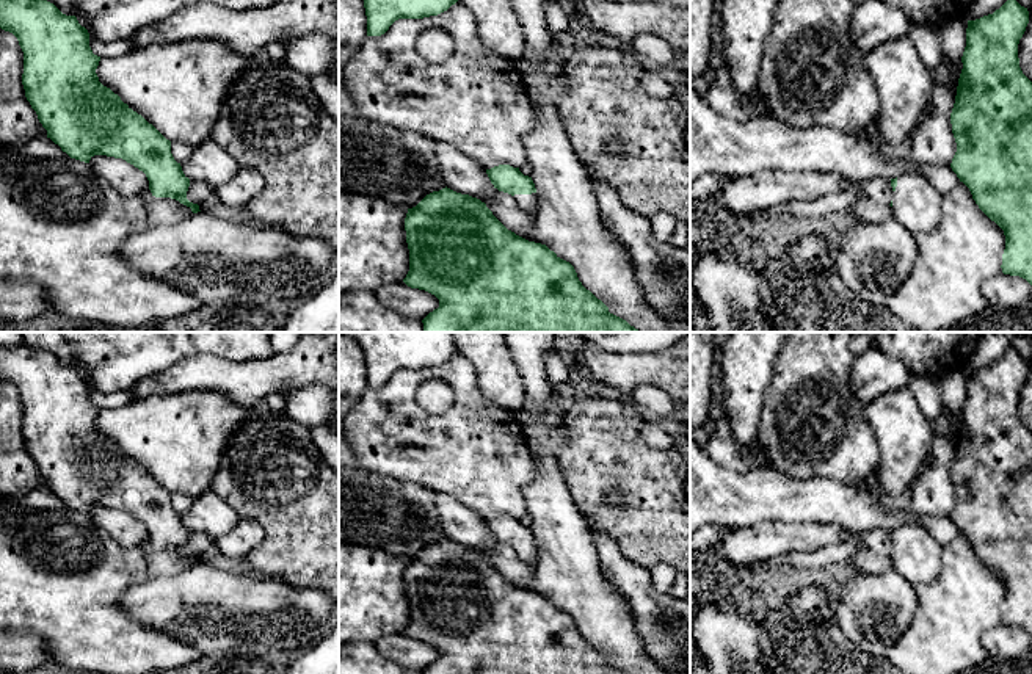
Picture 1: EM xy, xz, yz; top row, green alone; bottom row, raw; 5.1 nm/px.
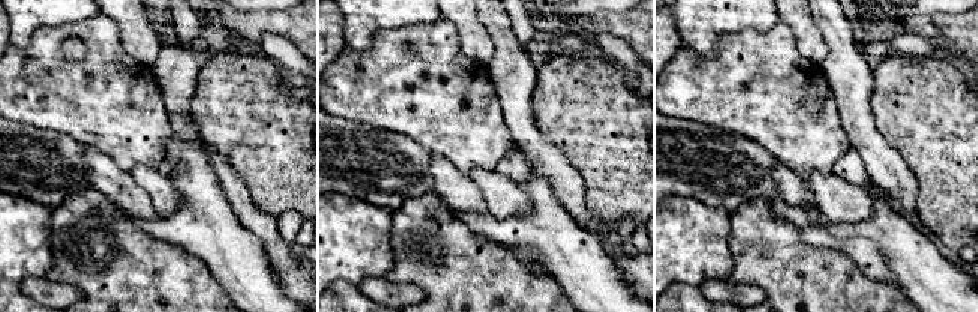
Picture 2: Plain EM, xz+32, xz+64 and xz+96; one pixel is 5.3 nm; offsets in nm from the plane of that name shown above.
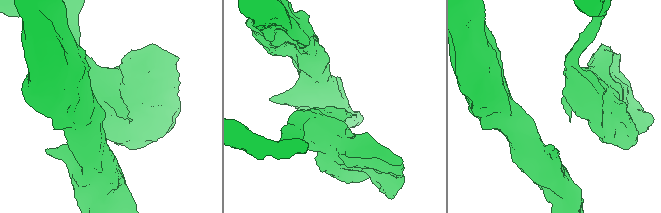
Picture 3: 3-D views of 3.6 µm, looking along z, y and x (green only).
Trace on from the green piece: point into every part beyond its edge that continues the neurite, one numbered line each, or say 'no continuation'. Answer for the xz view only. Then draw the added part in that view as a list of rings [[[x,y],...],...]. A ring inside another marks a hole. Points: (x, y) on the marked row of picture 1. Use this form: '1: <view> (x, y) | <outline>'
1: xz (529, 202) | [[[532,193],[532,194],[514,194],[513,196],[516,199],[516,202],[519,204],[519,207],[530,213],[530,215],[536,215],[538,212],[538,194]]]

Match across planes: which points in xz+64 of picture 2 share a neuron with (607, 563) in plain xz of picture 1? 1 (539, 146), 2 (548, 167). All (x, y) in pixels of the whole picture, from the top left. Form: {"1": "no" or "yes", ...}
{"1": "yes", "2": "yes"}

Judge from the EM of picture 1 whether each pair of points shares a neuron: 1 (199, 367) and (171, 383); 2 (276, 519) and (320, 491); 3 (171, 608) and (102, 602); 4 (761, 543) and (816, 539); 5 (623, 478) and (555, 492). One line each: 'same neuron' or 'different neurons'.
1: same neuron
2: same neuron
3: different neurons
4: same neuron
5: different neurons

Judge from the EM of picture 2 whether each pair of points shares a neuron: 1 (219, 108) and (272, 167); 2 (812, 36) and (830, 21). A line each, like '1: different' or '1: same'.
1: same
2: different

